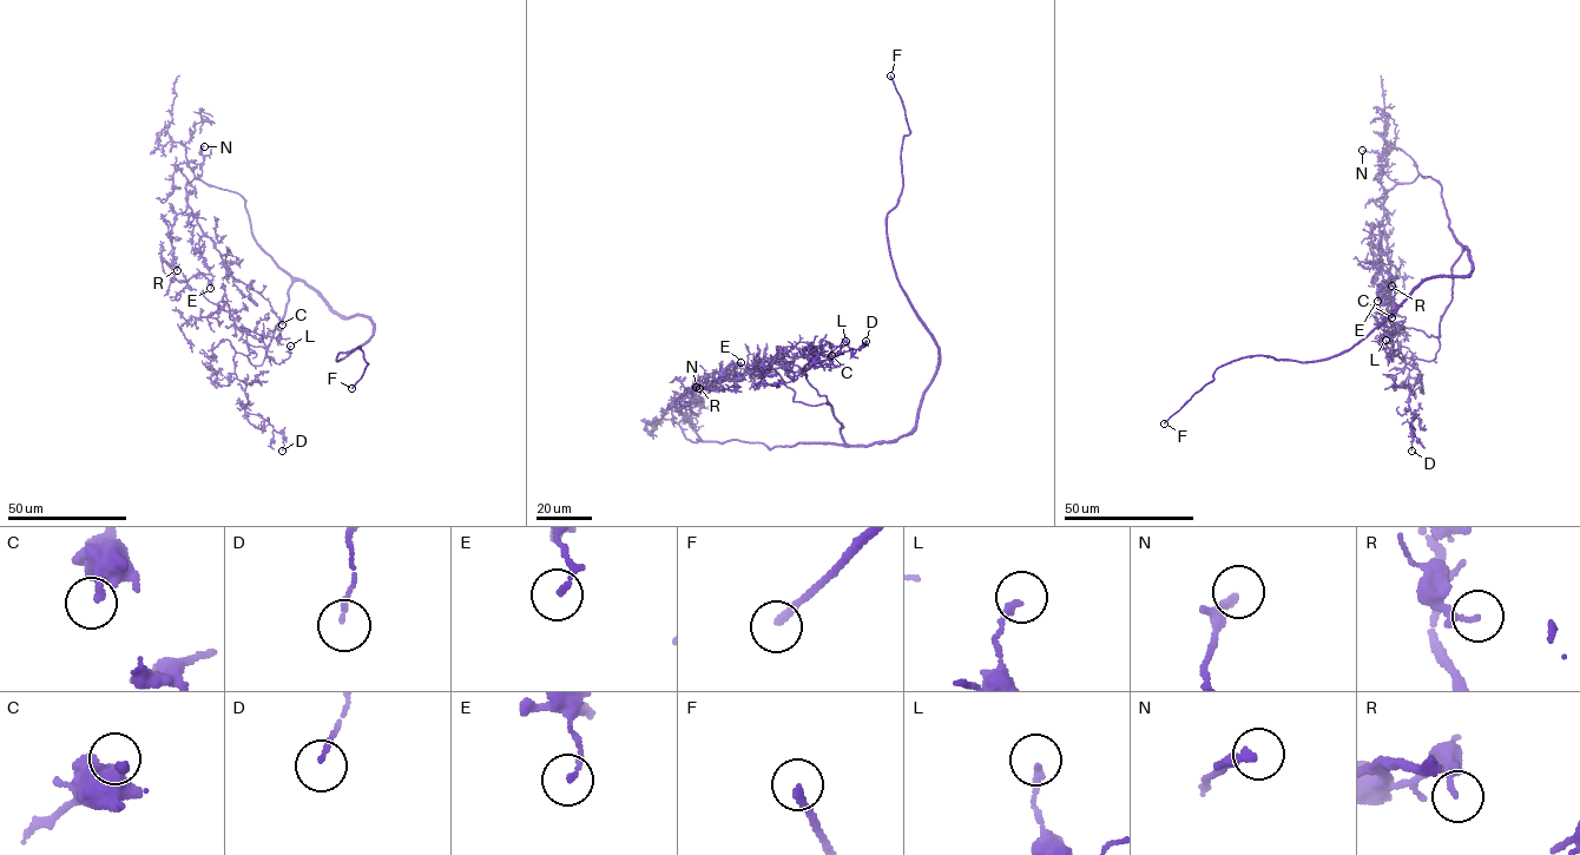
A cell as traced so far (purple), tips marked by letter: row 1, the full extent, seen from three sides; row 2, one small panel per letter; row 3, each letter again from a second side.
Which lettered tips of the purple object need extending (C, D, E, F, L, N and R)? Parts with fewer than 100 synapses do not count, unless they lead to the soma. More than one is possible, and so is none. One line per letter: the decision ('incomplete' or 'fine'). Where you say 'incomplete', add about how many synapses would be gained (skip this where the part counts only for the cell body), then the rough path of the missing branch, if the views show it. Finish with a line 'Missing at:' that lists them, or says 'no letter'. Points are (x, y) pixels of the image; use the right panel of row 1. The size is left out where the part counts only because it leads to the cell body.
C: fine
D: fine
E: fine
F: incomplete; missing branch runs (1164, 423), (1144, 446), (1131, 447)
L: fine
N: fine
R: fine
Missing at: F

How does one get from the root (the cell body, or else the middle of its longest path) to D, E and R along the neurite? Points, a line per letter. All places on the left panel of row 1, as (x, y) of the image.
D: (310, 287), (294, 282), (262, 363), (242, 353), (232, 359), (245, 410), (282, 433), (282, 451)
E: (310, 287), (257, 243), (241, 195), (193, 178), (171, 229), (172, 271), (178, 281), (203, 275), (210, 288)
R: (310, 287), (291, 278), (257, 243), (241, 195), (196, 178), (188, 182), (186, 210), (171, 229), (177, 270)

